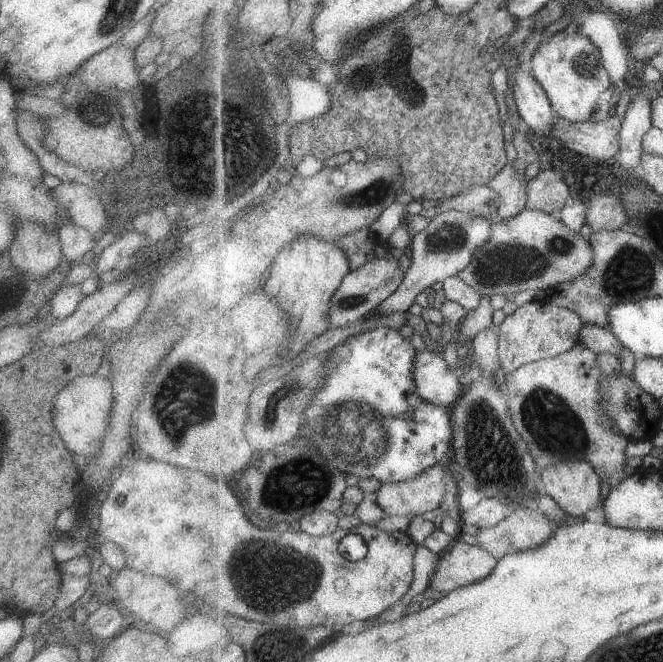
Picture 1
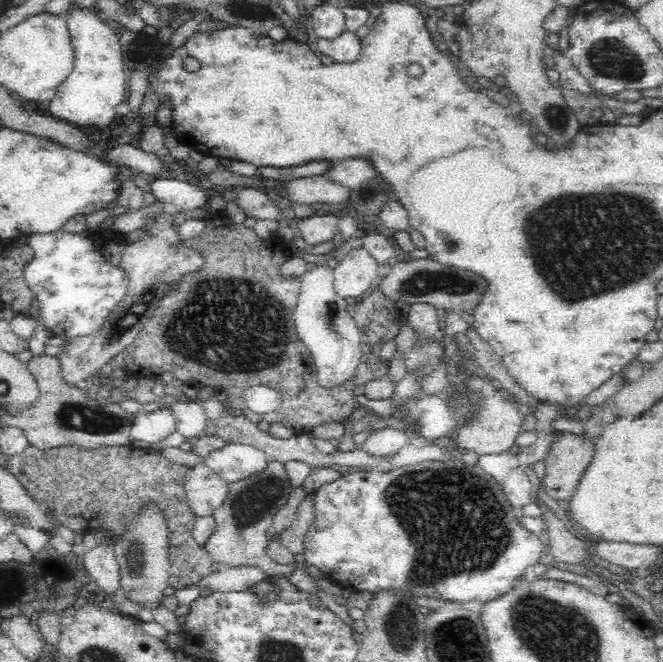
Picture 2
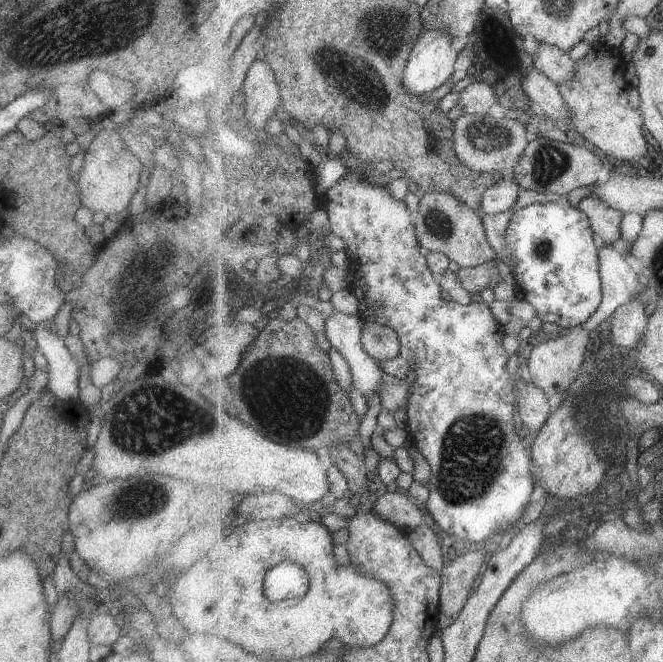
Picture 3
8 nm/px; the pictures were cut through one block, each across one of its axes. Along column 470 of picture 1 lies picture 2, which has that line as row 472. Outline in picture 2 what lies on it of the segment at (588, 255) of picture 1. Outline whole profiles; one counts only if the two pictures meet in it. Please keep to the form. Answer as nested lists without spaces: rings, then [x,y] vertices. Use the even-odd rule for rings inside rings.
[[[271,459],[260,476],[228,484],[228,488],[224,504],[213,513],[216,520],[215,532],[208,537],[206,546],[203,546],[214,568],[217,564],[222,564],[225,568],[259,568],[267,577],[289,577],[297,570],[297,562],[282,566],[267,554],[267,532],[272,527],[274,516],[286,504],[293,491],[282,462]]]

